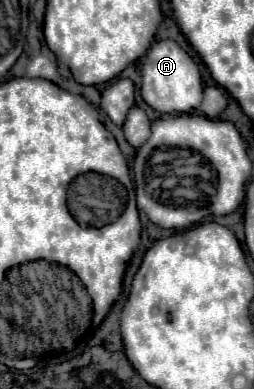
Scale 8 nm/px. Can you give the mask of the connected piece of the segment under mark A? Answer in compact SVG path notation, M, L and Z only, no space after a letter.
M158 40L142 58L142 88L144 102L162 114L192 112L202 102L202 78L194 60L174 40Z

